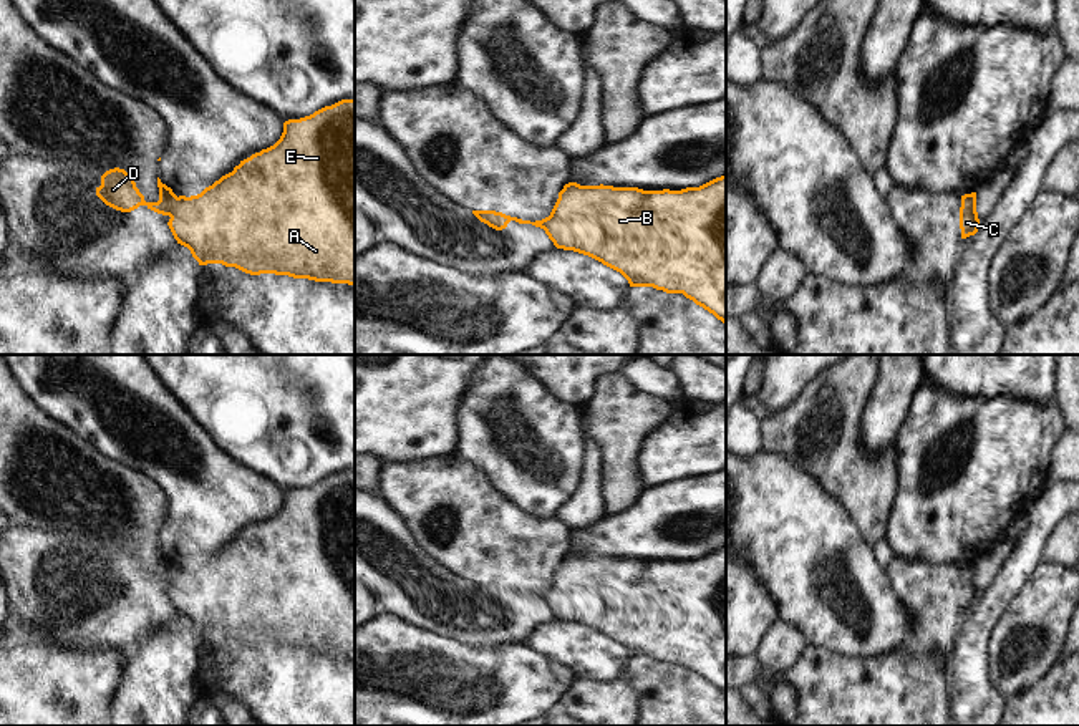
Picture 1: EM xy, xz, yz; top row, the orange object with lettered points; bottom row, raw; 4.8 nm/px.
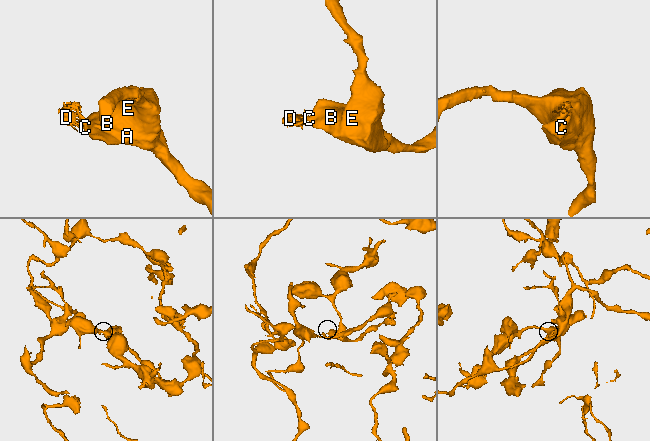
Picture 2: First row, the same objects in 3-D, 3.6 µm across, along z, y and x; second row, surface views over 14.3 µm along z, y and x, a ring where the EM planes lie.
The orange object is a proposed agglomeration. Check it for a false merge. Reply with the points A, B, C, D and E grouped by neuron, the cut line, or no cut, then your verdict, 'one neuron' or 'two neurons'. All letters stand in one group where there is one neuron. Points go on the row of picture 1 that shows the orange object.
groups A B C E / D; cut xy (178, 198), (169, 216); two neurons

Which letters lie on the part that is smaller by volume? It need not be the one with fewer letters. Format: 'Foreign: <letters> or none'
Foreign: D

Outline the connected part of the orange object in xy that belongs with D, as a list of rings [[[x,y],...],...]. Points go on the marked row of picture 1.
[[[114,167],[101,176],[101,186],[96,187],[96,196],[106,206],[121,212],[131,212],[139,206],[146,206],[148,209],[157,214],[171,215],[177,196],[172,192],[171,187],[162,184],[159,177],[157,187],[159,187],[159,201],[146,202],[144,196],[136,187],[134,176],[126,172],[124,169]]]

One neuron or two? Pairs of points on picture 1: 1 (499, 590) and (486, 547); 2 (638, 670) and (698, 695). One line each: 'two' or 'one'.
1: two
2: one

